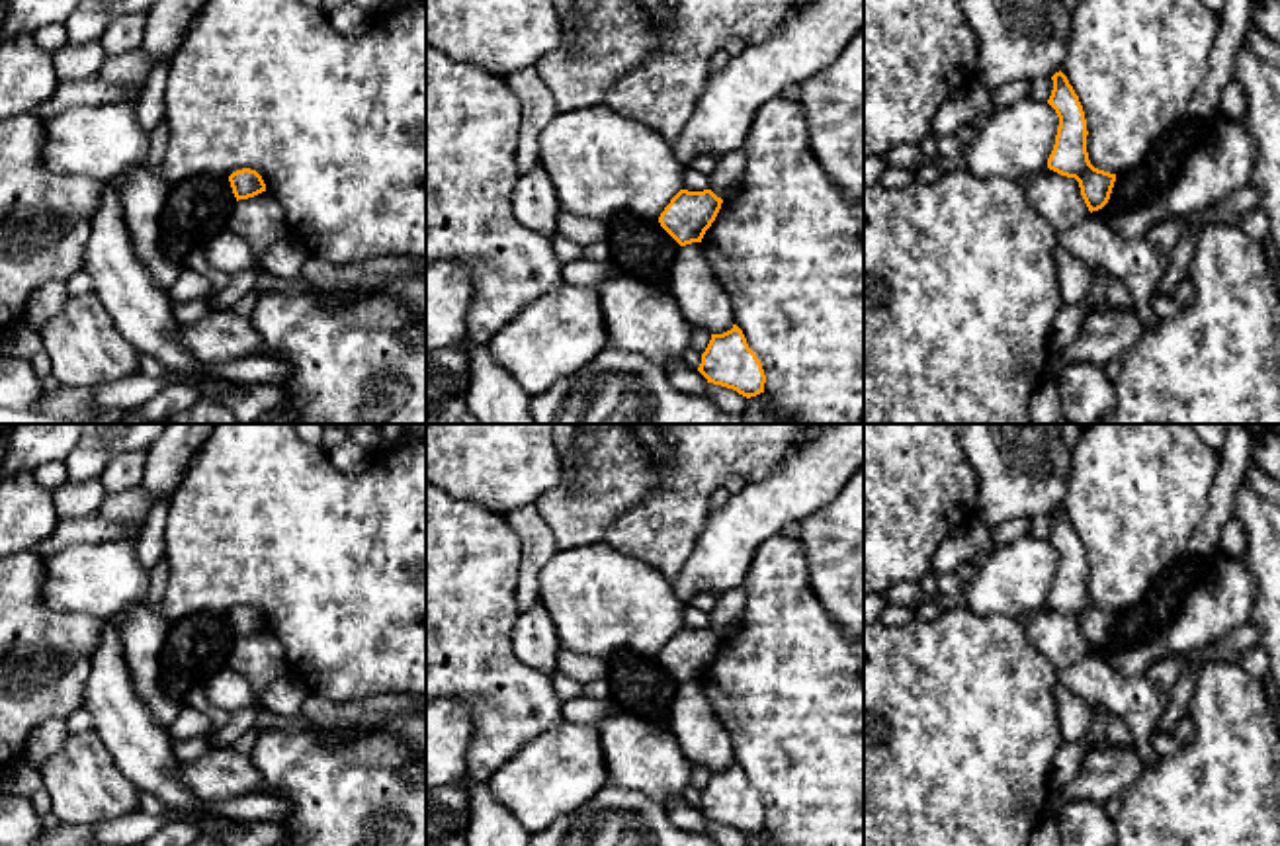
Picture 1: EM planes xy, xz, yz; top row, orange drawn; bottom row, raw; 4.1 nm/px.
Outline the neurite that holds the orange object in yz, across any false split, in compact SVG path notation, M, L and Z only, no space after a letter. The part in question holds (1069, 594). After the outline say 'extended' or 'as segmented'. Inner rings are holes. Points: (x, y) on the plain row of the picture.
M1059 508L1051 514L1053 528L1047 541L1059 555L1053 588L1047 596L1047 606L1075 615L1088 649L1102 647L1112 631L1116 612L1098 608L1090 602L1087 590L1087 557L1079 533Z | as segmented

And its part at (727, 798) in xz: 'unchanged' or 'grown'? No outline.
unchanged

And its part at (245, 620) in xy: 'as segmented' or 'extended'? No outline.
as segmented

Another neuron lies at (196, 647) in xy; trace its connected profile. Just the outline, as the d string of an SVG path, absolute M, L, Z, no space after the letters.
M192 613L170 621L158 655L160 688L176 699L203 688L229 666L236 635L229 613Z

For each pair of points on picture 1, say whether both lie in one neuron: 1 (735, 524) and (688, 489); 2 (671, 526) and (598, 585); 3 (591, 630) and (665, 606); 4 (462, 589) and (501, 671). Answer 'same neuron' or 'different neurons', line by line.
1: different neurons
2: different neurons
3: same neuron
4: same neuron

